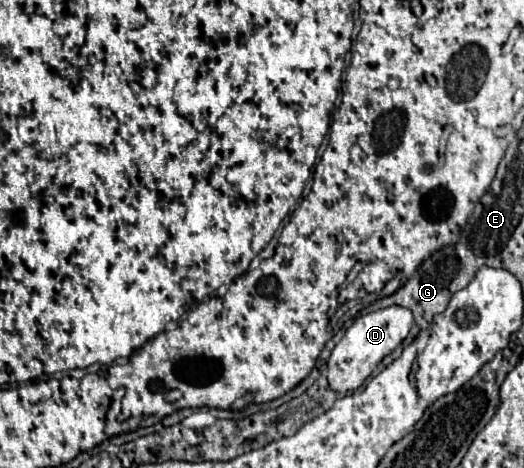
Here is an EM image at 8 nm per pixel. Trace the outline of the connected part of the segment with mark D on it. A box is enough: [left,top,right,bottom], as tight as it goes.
[327,306,413,394]

